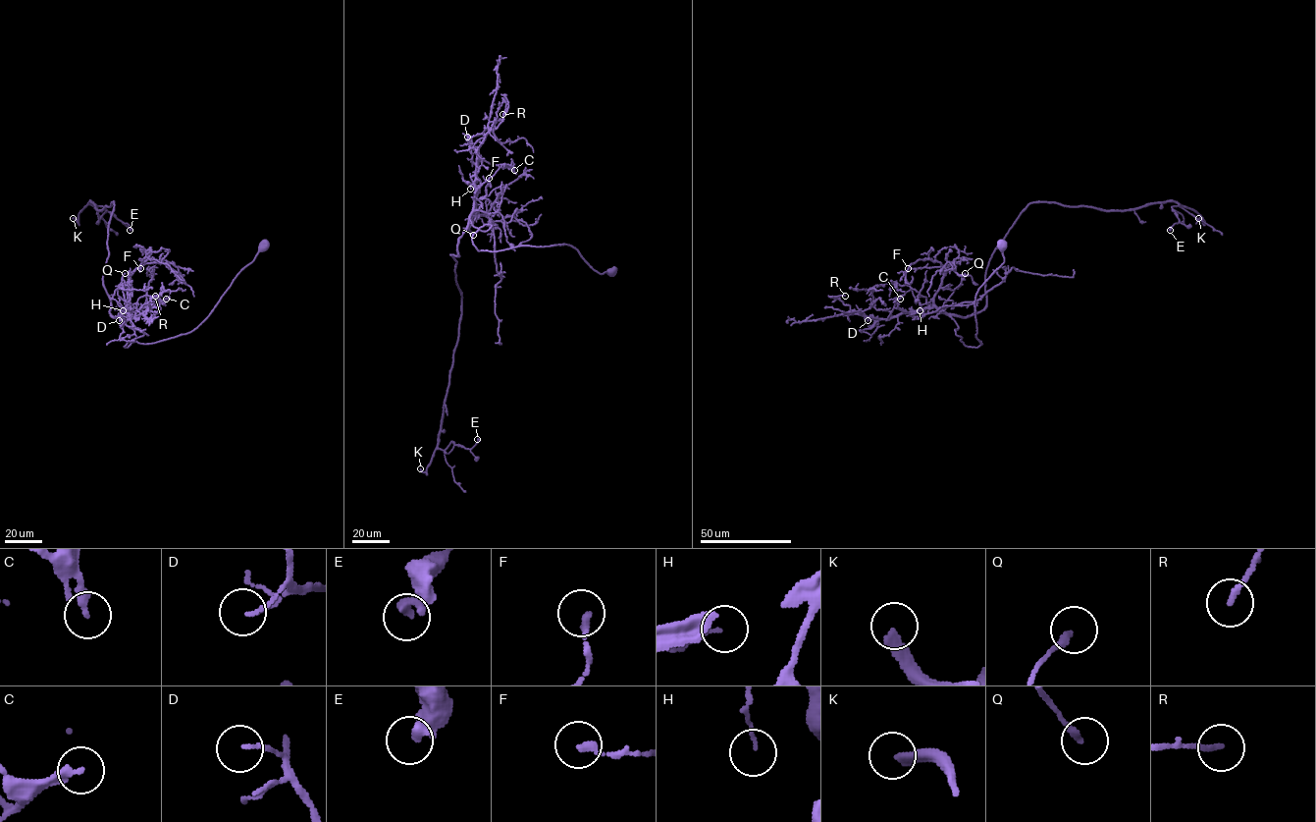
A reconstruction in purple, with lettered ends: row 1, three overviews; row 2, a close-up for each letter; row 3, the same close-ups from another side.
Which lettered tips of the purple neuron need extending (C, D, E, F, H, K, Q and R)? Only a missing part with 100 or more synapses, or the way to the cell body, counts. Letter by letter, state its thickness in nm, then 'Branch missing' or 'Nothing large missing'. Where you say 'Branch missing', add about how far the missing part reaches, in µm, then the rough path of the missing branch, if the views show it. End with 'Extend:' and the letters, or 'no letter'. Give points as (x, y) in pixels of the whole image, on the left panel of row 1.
C: Thickness 280 nm. Nothing large missing
D: Thickness 110 nm. Nothing large missing
E: Thickness 400 nm. Nothing large missing
F: Thickness 240 nm. Nothing large missing
H: Thickness 90 nm. Nothing large missing
K: Thickness 340 nm. Branch missing. Missing length about 80 µm. Course of what is missing: (73, 218), (73, 233), (71, 212), (64, 206), (59, 208), (52, 223), (51, 240), (48, 238)
Q: Thickness 190 nm. Nothing large missing
R: Thickness 170 nm. Nothing large missing
Extend: K

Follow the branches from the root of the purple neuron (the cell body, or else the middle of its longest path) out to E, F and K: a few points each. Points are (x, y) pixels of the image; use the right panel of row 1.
E: (1002, 244), (967, 347), (949, 315), (984, 308), (1030, 203), (1174, 201), (1170, 230)
F: (1002, 244), (1004, 261), (975, 298), (977, 347), (965, 346), (955, 321), (934, 303), (944, 269), (908, 268)
K: (1002, 244), (967, 347), (949, 315), (984, 308), (1030, 203), (1198, 218)

